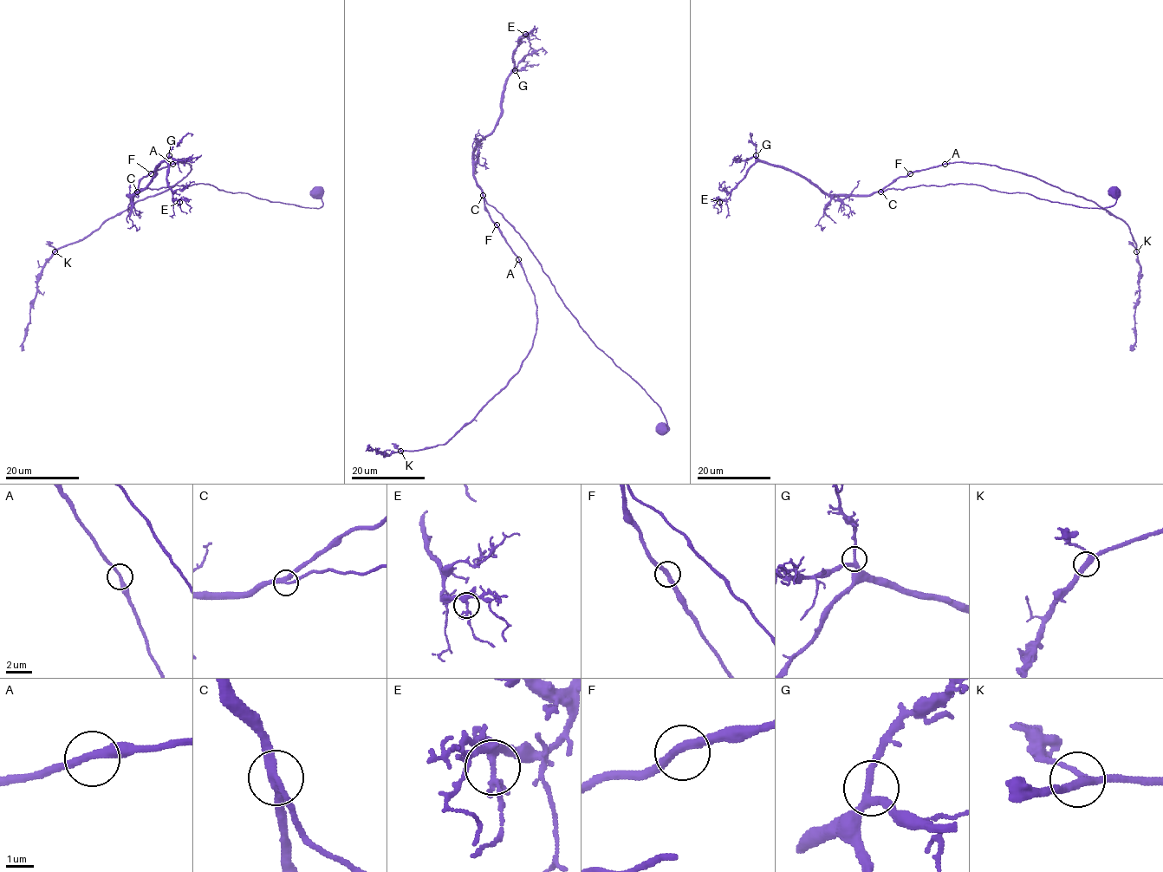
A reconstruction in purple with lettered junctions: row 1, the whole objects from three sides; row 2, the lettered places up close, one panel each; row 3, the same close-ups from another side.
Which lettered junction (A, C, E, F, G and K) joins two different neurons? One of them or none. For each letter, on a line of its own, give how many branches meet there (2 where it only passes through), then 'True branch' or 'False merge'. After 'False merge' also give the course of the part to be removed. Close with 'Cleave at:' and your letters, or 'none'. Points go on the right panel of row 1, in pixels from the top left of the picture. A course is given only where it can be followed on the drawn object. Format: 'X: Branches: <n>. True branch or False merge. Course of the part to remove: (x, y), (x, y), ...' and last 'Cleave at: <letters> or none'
A: Branches: 2. True branch
C: Branches: 3. True branch
E: Branches: 3. True branch
F: Branches: 2. True branch
G: Branches: 3. True branch
K: Branches: 3. True branch
Cleave at: none

